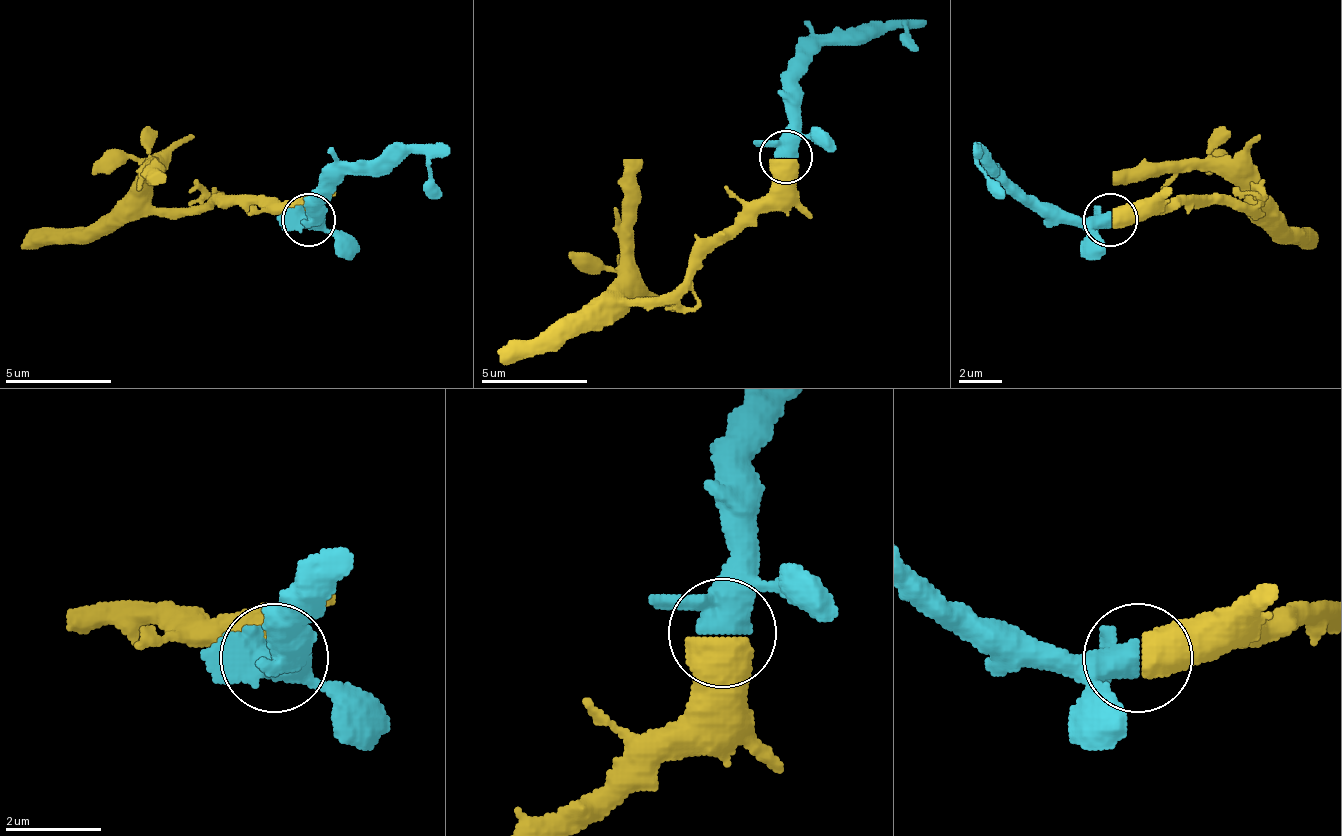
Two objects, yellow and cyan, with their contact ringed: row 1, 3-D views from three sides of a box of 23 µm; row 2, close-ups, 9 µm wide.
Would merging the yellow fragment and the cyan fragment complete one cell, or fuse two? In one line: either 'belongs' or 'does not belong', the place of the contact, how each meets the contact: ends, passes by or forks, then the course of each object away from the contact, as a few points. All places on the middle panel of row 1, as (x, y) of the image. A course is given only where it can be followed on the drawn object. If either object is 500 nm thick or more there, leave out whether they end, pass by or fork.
belongs | (785, 157) | yellow via (787, 161), (765, 193), (675, 288), (632, 299), (622, 278), (627, 240), (627, 177), (643, 161) | cyan via (787, 155), (787, 91), (824, 43), (861, 43), (904, 22), (914, 49)

